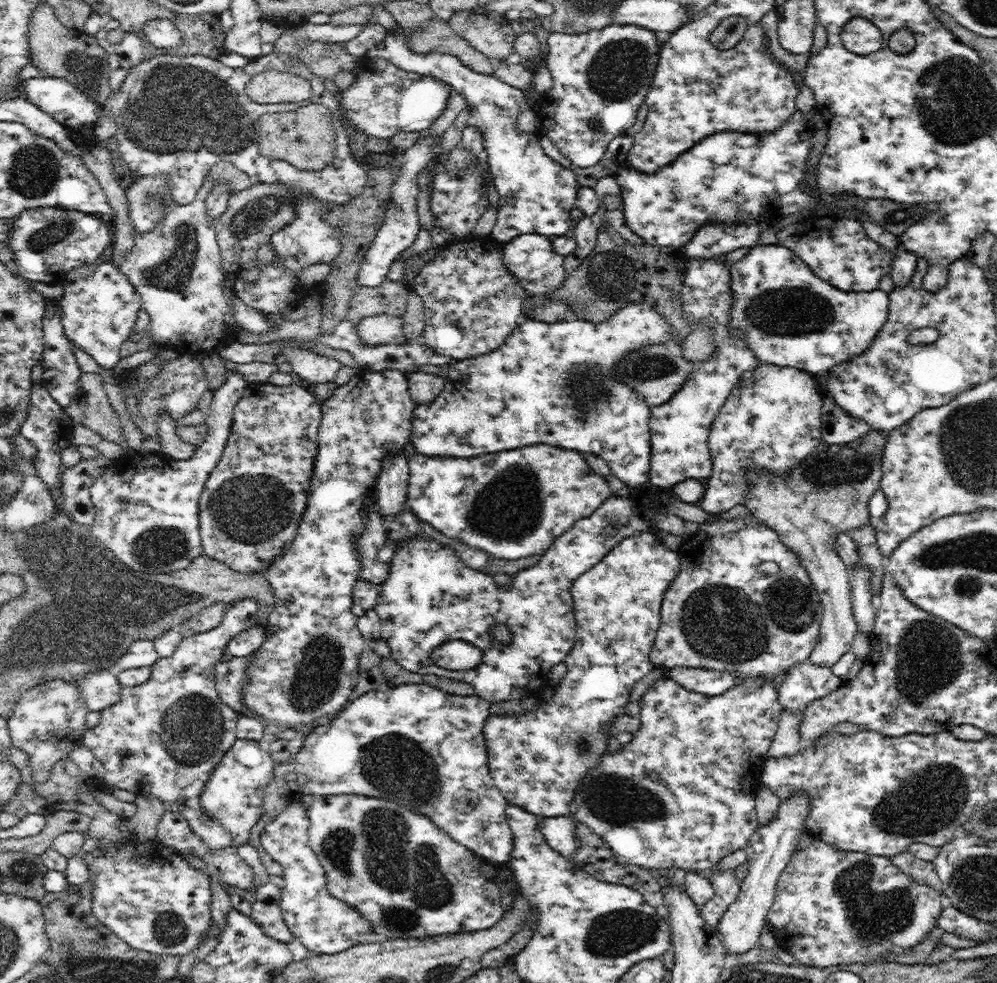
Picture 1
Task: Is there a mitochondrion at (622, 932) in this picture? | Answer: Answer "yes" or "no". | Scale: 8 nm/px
yes

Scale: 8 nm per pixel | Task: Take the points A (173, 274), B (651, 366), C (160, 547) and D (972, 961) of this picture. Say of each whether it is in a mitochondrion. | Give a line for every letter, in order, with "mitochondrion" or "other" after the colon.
A: mitochondrion
B: mitochondrion
C: mitochondrion
D: other

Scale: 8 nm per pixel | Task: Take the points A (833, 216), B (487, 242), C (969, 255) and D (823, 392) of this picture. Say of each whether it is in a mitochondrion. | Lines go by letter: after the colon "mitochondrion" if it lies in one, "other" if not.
A: other
B: other
C: other
D: other

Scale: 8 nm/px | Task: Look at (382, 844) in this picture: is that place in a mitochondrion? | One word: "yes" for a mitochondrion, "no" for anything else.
yes

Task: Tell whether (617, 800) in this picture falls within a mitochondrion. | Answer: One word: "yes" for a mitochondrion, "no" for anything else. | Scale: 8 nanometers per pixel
yes

